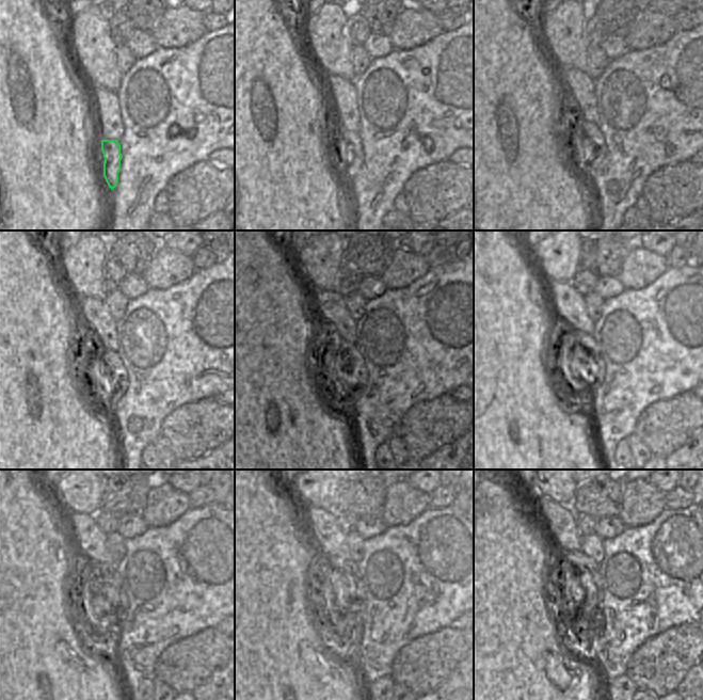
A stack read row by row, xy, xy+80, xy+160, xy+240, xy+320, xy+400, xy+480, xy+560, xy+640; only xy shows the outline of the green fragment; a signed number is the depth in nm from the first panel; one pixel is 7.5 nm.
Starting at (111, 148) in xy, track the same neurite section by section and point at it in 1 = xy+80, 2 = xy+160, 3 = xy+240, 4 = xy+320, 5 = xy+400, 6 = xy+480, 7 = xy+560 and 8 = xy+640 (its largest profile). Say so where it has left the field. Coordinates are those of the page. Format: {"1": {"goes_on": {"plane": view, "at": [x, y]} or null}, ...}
{"1": {"goes_on": {"plane": "xy+80", "at": [351, 139]}}, "2": {"goes_on": {"plane": "xy+160", "at": [589, 132]}}, "3": {"goes_on": {"plane": "xy+240", "at": [112, 367]}}, "4": {"goes_on": {"plane": "xy+320", "at": [355, 369]}}, "5": {"goes_on": {"plane": "xy+400", "at": [578, 339]}}, "6": {"goes_on": {"plane": "xy+480", "at": [107, 573]}}, "7": {"goes_on": {"plane": "xy+560", "at": [346, 567]}}, "8": {"goes_on": {"plane": "xy+640", "at": [586, 568]}}}

